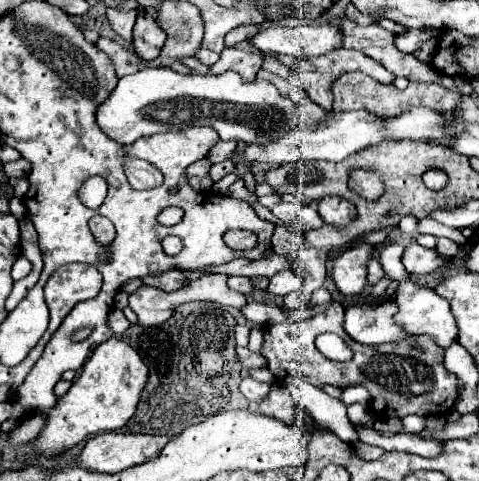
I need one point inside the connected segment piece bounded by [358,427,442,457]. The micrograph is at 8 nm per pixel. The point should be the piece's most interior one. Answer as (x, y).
(415, 444)

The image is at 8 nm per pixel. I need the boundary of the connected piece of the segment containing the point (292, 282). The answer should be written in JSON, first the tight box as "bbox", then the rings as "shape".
{"bbox":[268,271,302,297],"shape":[[[294,271],[276,273],[268,283],[268,291],[274,293],[274,295],[280,295],[280,297],[284,297],[284,295],[288,295],[288,293],[300,289],[300,287],[302,287],[302,279]]]}

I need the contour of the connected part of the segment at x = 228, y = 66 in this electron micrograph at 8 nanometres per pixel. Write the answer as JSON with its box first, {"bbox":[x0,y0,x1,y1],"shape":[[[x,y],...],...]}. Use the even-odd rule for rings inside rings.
{"bbox":[210,47,262,81],"shape":[[[226,47],[220,53],[220,59],[210,67],[212,73],[224,73],[224,71],[236,71],[242,77],[246,77],[246,81],[252,81],[258,73],[258,69],[262,67],[262,57],[250,51],[242,51],[236,47]]]}

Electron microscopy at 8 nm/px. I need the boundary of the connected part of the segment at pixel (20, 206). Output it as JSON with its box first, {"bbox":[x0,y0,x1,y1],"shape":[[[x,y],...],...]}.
{"bbox":[10,195,26,221],"shape":[[[12,195],[12,199],[10,199],[10,213],[12,213],[18,221],[26,217],[26,205],[24,205],[22,199],[16,197],[16,195]]]}

